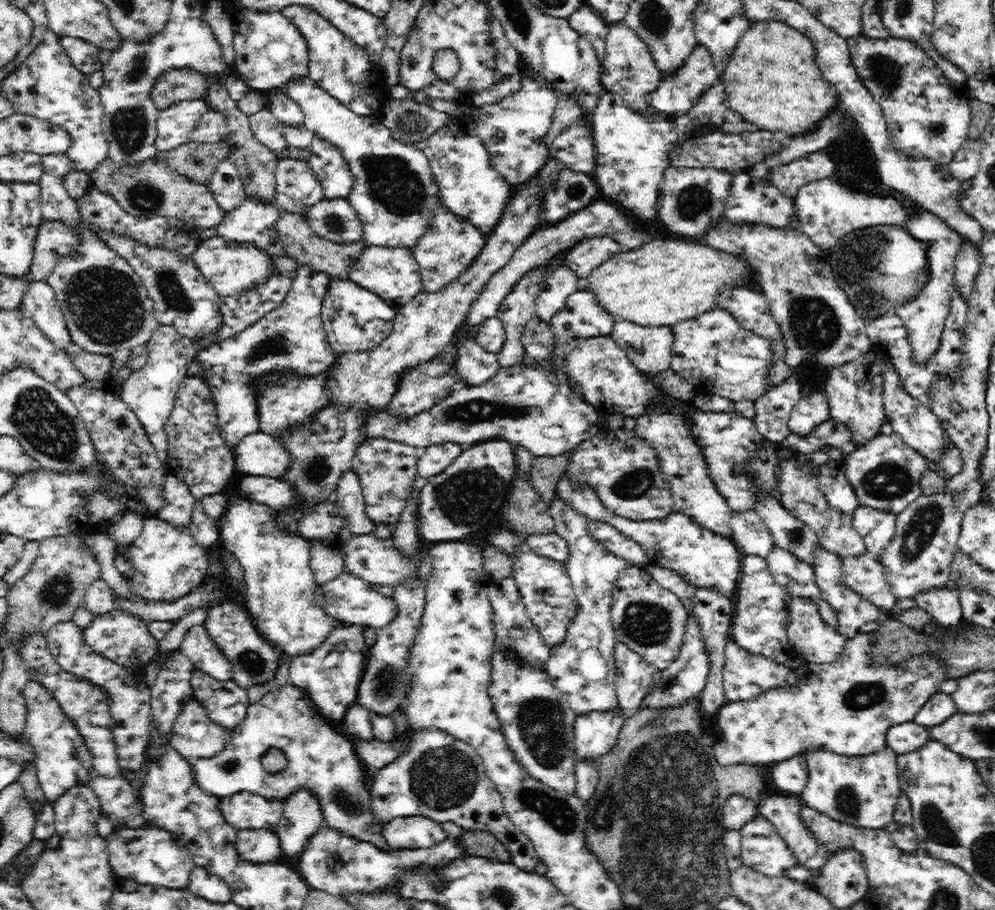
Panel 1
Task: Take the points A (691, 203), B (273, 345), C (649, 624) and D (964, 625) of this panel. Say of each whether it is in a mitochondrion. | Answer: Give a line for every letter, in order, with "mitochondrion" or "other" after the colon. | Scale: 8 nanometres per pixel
A: mitochondrion
B: mitochondrion
C: mitochondrion
D: other

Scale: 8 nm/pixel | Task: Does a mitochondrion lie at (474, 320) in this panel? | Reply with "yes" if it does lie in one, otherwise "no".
no

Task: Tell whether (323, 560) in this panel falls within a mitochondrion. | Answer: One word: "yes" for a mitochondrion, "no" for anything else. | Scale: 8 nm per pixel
no

